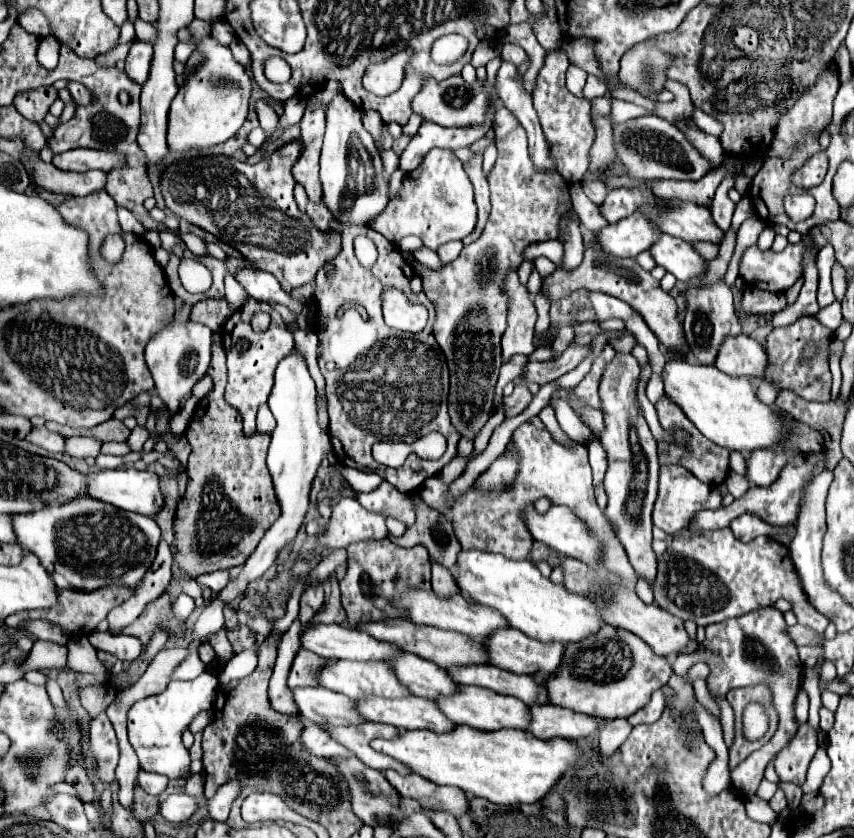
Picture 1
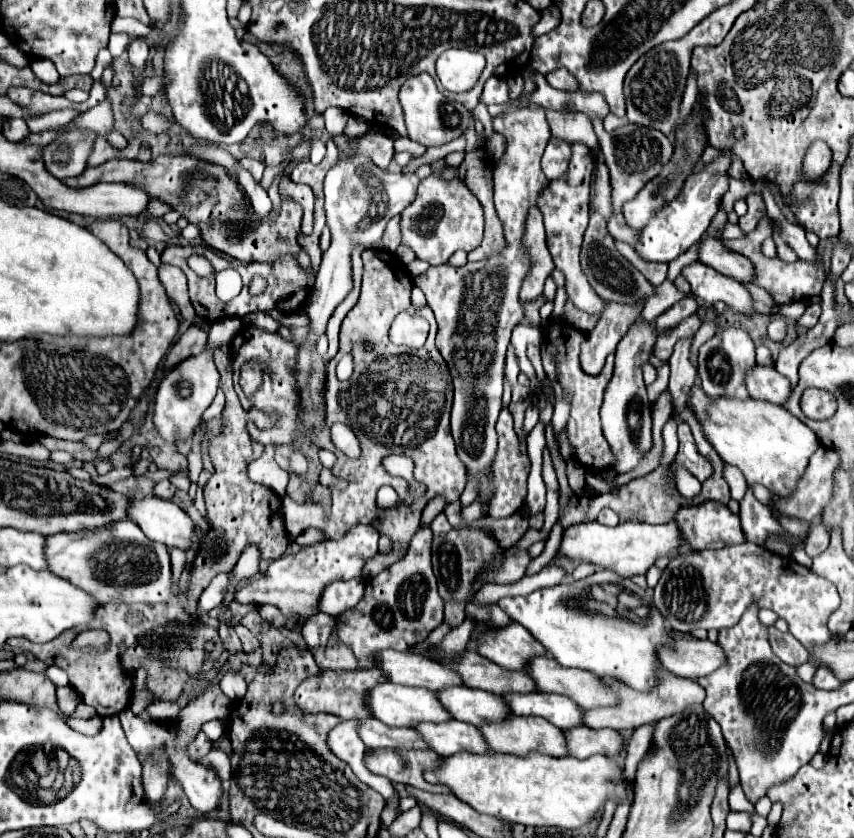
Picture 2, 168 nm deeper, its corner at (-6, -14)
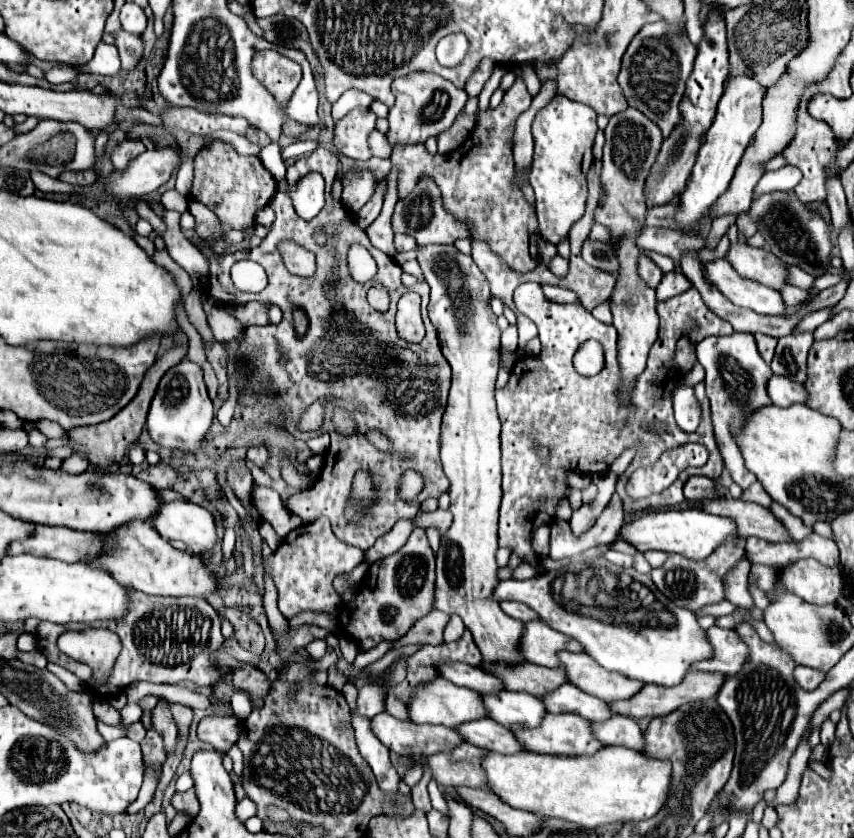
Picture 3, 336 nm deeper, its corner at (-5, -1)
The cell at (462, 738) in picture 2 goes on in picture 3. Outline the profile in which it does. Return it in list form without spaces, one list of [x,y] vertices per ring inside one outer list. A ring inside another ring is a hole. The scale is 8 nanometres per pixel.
[[[489,717],[473,719],[463,725],[457,725],[455,731],[463,737],[463,741],[477,745],[481,749],[497,751],[497,753],[517,753],[521,751],[521,745],[517,745],[511,729],[497,725]]]

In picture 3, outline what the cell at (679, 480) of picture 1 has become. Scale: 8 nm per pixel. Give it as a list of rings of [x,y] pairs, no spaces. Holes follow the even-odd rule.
[[[711,499],[703,501],[703,511],[729,517],[737,525],[739,537],[747,539],[751,535],[765,539],[765,541],[791,541],[783,525],[773,517],[773,513],[757,503],[743,501],[743,499]]]

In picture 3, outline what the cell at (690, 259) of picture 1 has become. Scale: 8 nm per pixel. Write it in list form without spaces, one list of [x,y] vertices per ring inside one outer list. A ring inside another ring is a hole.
[[[727,259],[703,263],[703,275],[737,307],[747,307],[761,315],[785,315],[785,305],[775,289],[739,277]]]

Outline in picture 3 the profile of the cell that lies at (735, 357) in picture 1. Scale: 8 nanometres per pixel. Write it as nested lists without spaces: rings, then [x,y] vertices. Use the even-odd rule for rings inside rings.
[[[771,375],[771,379],[767,381],[767,395],[773,401],[773,405],[779,405],[779,407],[807,401],[807,393],[803,385],[781,375]]]

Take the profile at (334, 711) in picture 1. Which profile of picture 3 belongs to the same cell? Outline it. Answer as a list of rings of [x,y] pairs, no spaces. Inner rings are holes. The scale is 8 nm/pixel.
[[[379,713],[371,719],[371,731],[393,753],[437,753],[437,749],[453,749],[461,737],[443,725],[417,725],[397,719],[389,713]]]

